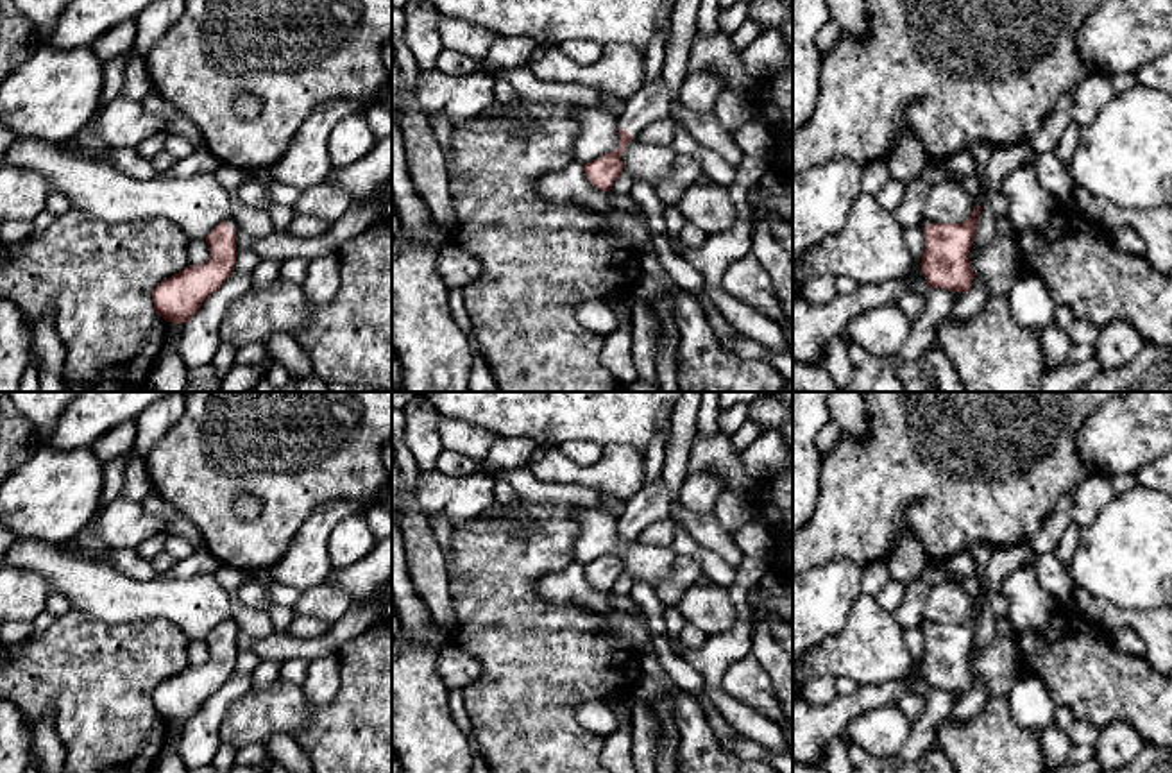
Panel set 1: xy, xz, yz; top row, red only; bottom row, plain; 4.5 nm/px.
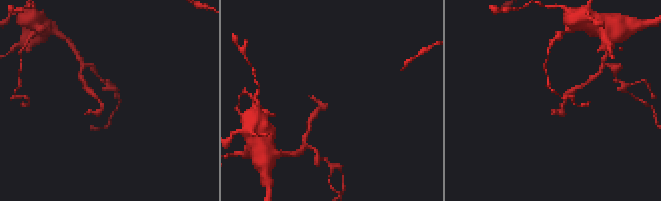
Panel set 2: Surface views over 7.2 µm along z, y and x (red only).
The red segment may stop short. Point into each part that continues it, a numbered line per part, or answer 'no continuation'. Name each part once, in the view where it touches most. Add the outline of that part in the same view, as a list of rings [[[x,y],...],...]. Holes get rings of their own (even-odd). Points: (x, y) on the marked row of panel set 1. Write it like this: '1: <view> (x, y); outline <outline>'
1: xz (652, 102); outline [[[660,77],[655,82],[644,84],[626,100],[626,107],[617,122],[628,132],[628,136],[637,140],[644,127],[669,118],[669,106],[671,93]]]

